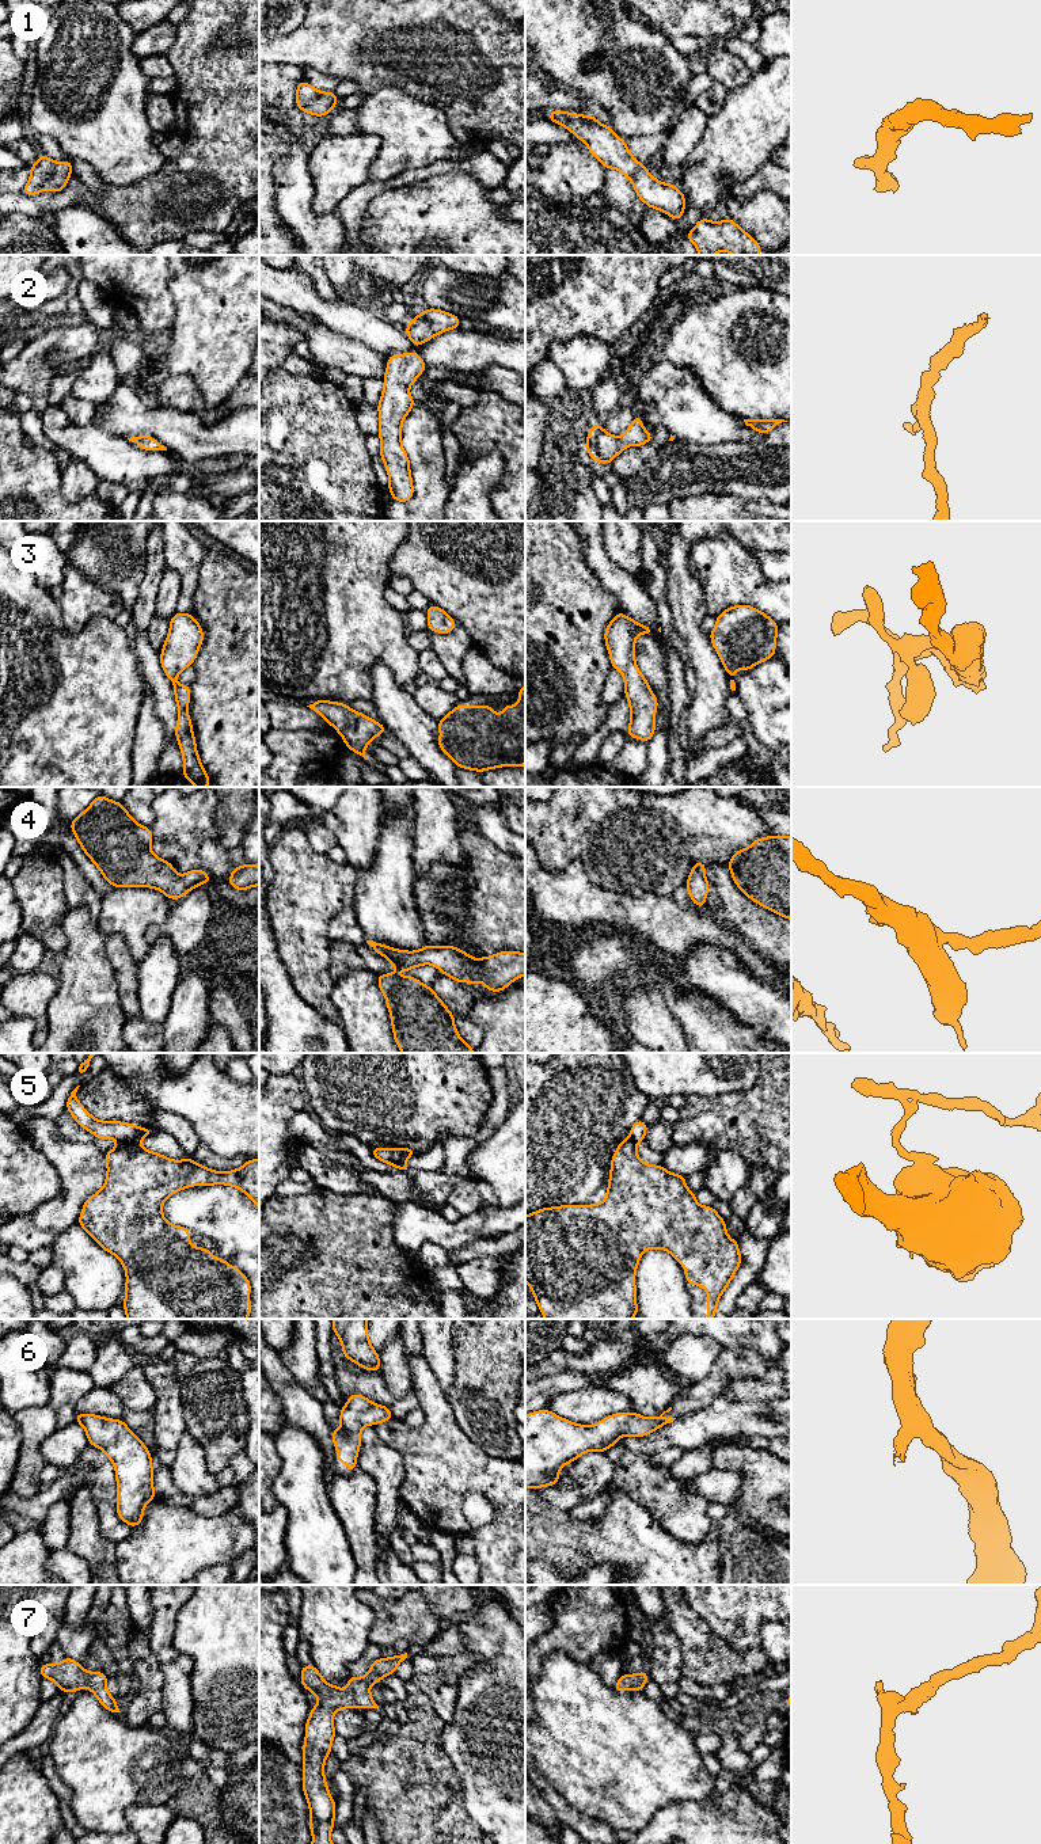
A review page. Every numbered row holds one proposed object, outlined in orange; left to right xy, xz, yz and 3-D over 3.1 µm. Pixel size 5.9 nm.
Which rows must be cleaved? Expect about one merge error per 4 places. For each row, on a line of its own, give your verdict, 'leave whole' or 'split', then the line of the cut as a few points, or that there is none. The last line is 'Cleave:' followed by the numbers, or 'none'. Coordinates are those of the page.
1: leave whole; no cut
2: leave whole; no cut
3: leave whole; no cut
4: leave whole; no cut
5: split; cut in xy along (118, 1141), (139, 1144)
6: leave whole; no cut
7: leave whole; no cut
Cleave: 5

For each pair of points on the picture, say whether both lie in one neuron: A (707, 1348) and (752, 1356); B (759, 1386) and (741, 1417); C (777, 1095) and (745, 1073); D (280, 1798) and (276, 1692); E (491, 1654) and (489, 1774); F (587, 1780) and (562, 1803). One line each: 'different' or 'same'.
A: different
B: different
C: different
D: different
E: same
F: different

